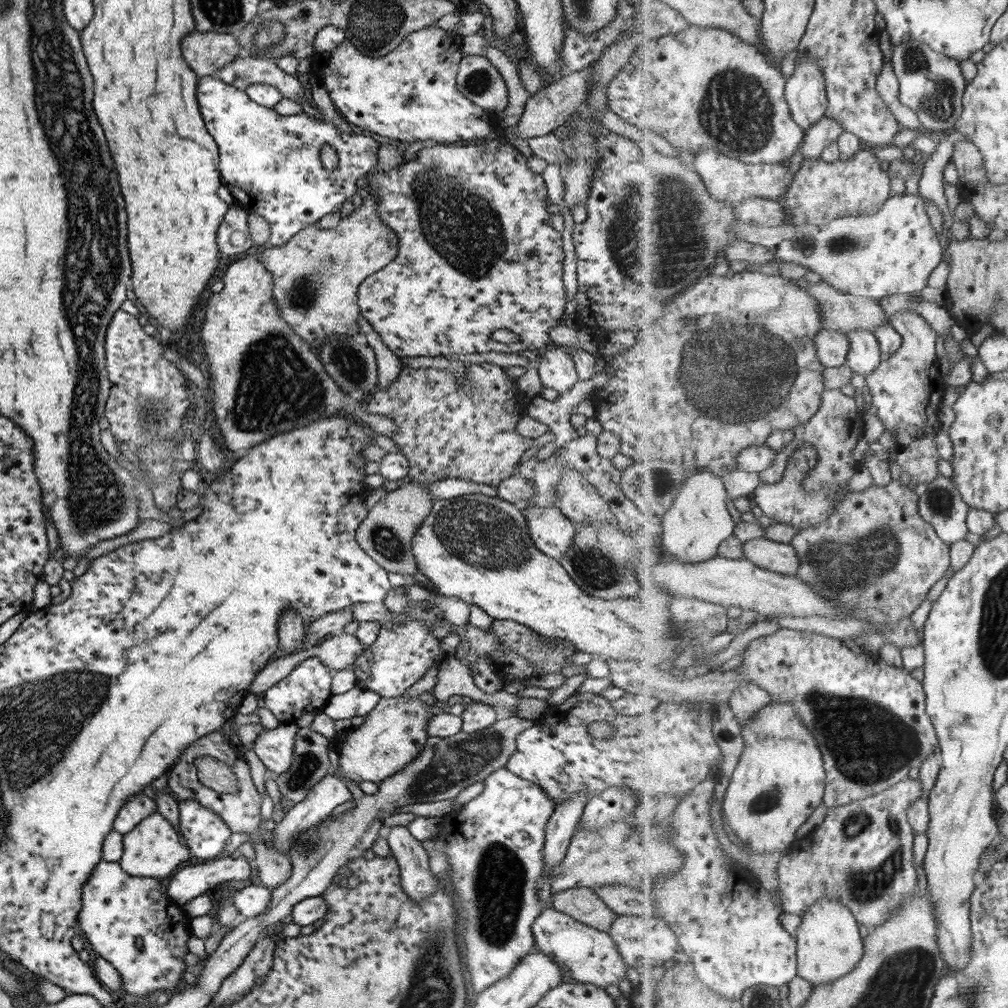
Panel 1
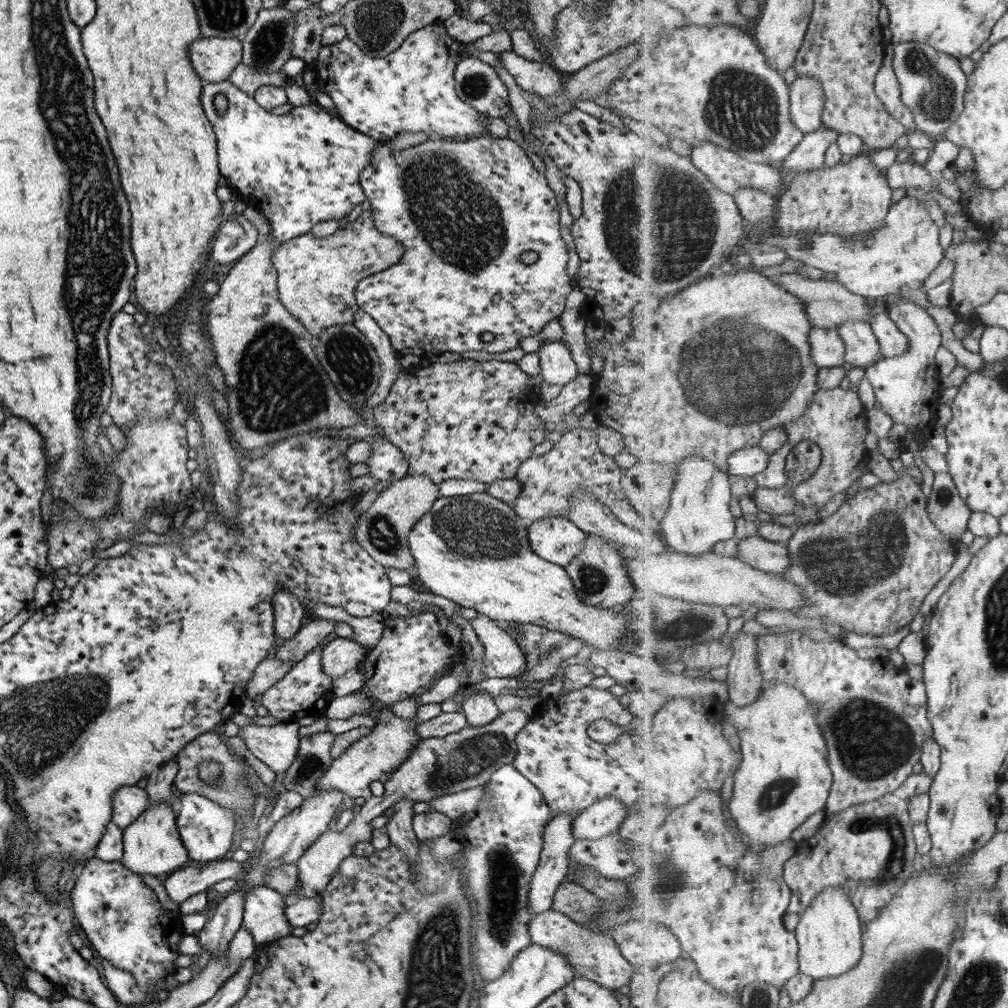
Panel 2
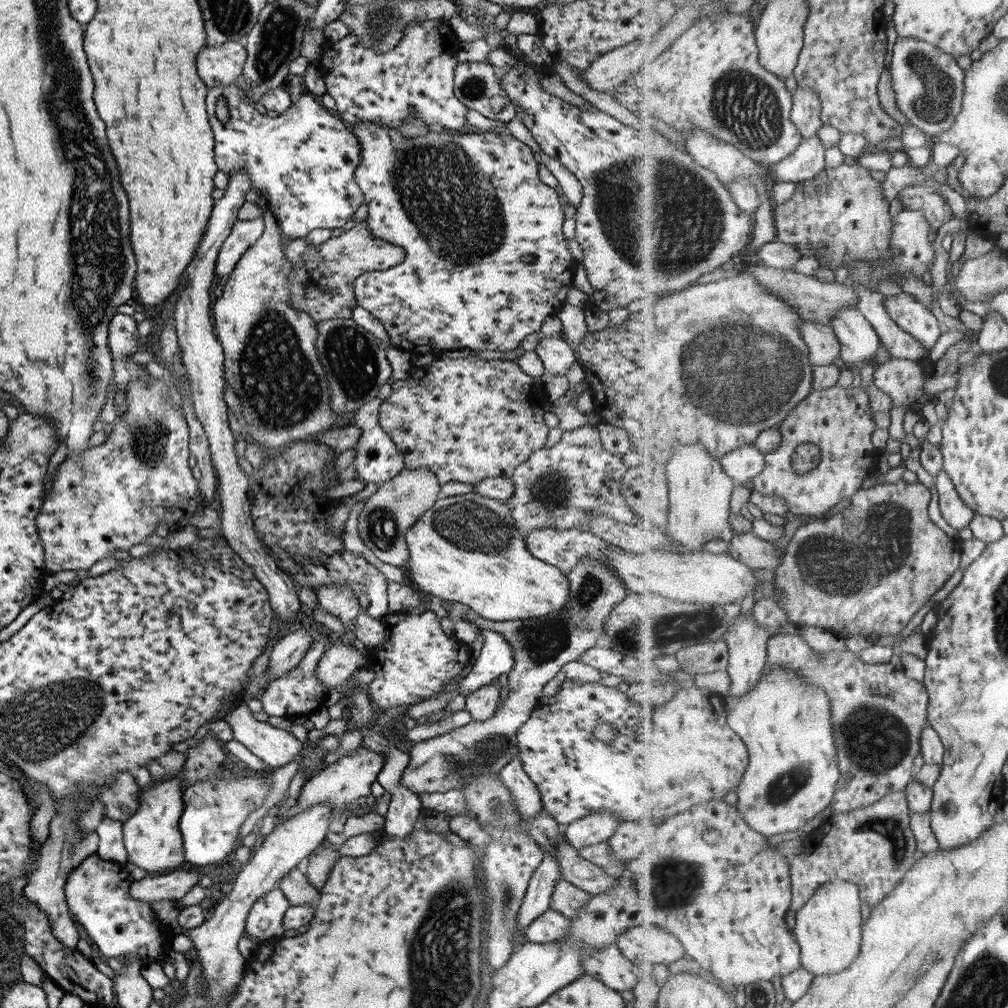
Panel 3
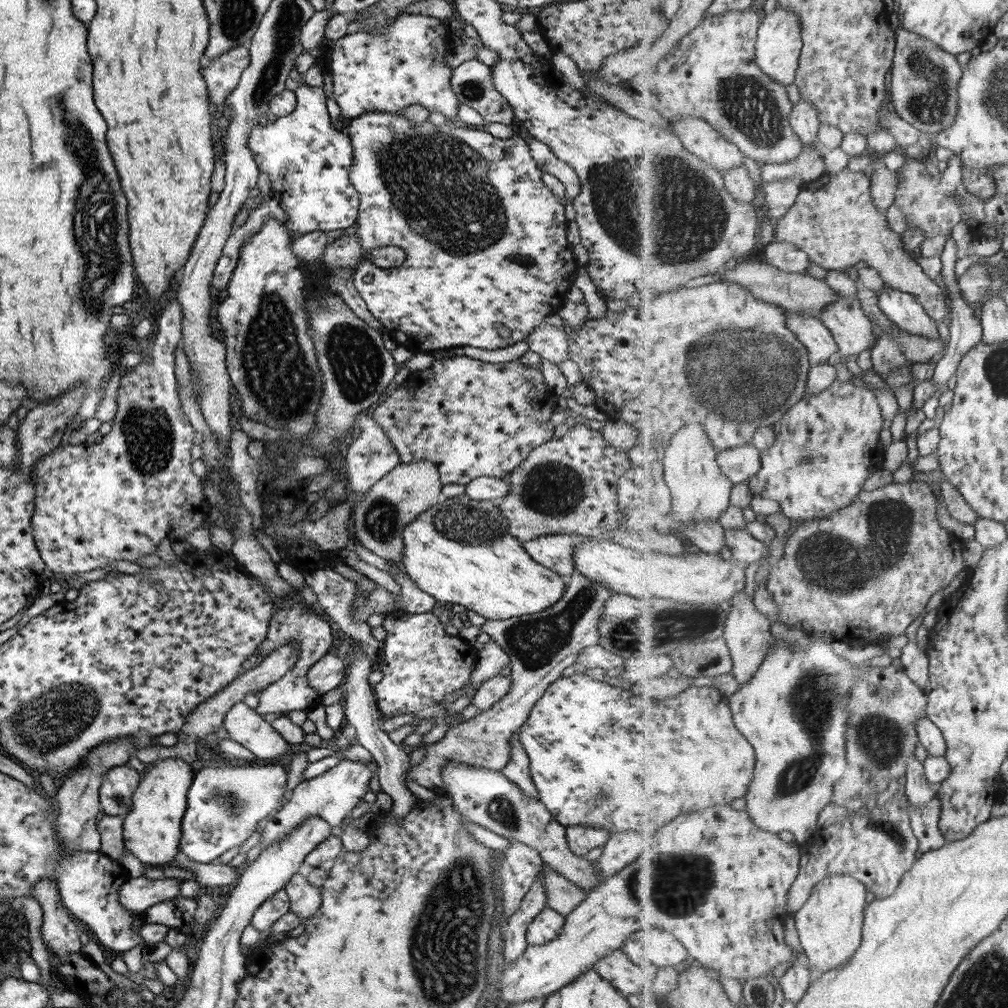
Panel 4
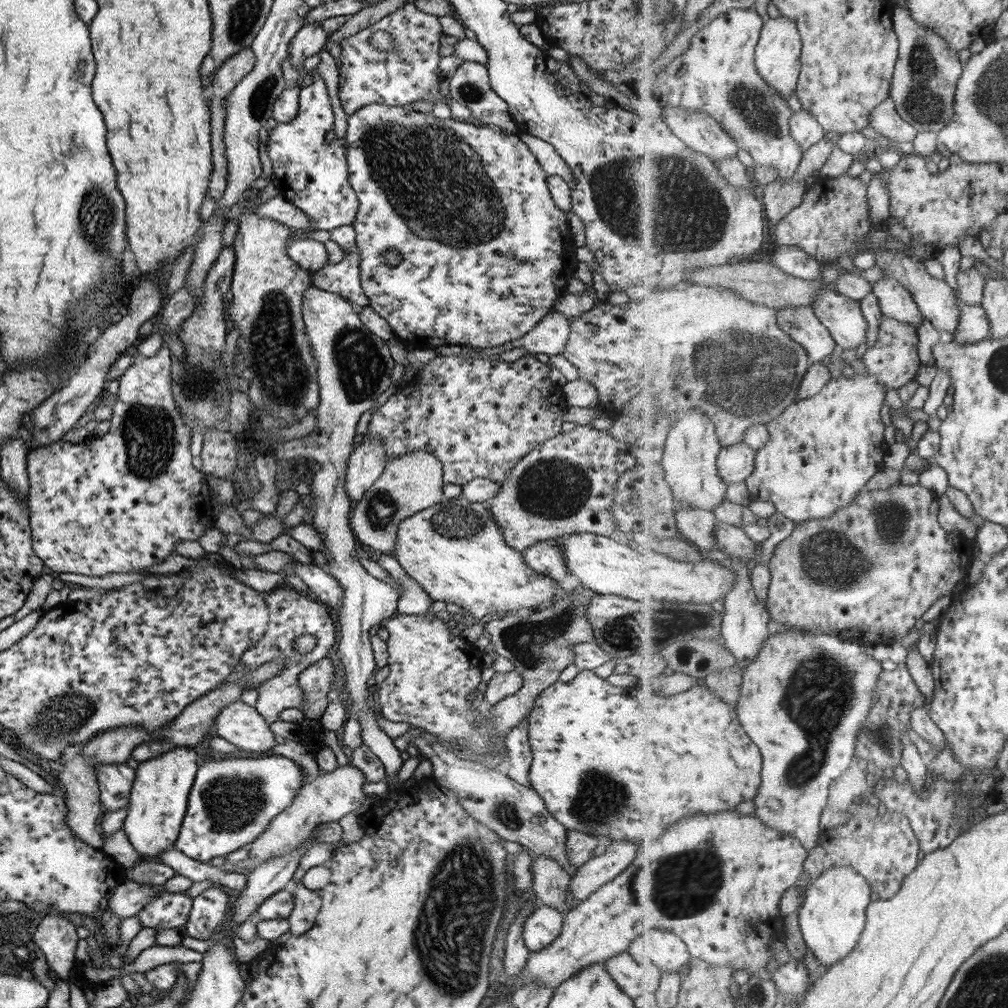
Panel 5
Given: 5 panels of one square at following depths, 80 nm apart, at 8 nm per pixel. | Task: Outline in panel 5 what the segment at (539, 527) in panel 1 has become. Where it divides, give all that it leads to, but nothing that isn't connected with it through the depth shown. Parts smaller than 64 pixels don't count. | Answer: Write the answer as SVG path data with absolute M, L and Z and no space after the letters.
M546 539L528 546L523 552L524 562L533 572L548 576L559 582L567 574L558 540Z

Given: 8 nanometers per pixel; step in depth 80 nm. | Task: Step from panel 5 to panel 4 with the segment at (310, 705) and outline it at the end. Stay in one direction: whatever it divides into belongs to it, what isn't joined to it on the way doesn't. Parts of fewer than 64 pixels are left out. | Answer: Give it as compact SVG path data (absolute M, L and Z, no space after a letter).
M325 653L309 667L306 674L308 685L316 690L319 696L337 688L346 673L346 660L337 654Z

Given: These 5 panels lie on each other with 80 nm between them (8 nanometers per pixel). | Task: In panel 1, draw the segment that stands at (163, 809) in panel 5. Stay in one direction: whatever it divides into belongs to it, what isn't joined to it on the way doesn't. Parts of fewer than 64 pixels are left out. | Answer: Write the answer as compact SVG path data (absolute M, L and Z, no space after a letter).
M157 811L142 818L129 832L122 835L122 855L118 864L131 876L160 879L175 872L175 868L190 857L188 848L181 844L176 830Z

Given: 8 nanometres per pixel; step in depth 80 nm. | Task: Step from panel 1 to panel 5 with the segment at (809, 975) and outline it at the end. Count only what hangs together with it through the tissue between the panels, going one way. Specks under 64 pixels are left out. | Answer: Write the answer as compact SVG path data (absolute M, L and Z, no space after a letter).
M833 866L823 872L805 893L804 903L798 911L800 932L807 948L827 966L843 960L860 941L868 922L868 906L874 892L865 880L851 866Z

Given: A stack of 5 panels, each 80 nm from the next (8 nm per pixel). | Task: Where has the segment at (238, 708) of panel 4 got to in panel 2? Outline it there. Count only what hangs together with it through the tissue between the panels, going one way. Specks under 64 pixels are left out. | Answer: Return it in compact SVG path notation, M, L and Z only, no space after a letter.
M296 722L268 726L249 723L238 729L247 750L273 773L281 774L290 768L299 747Z

